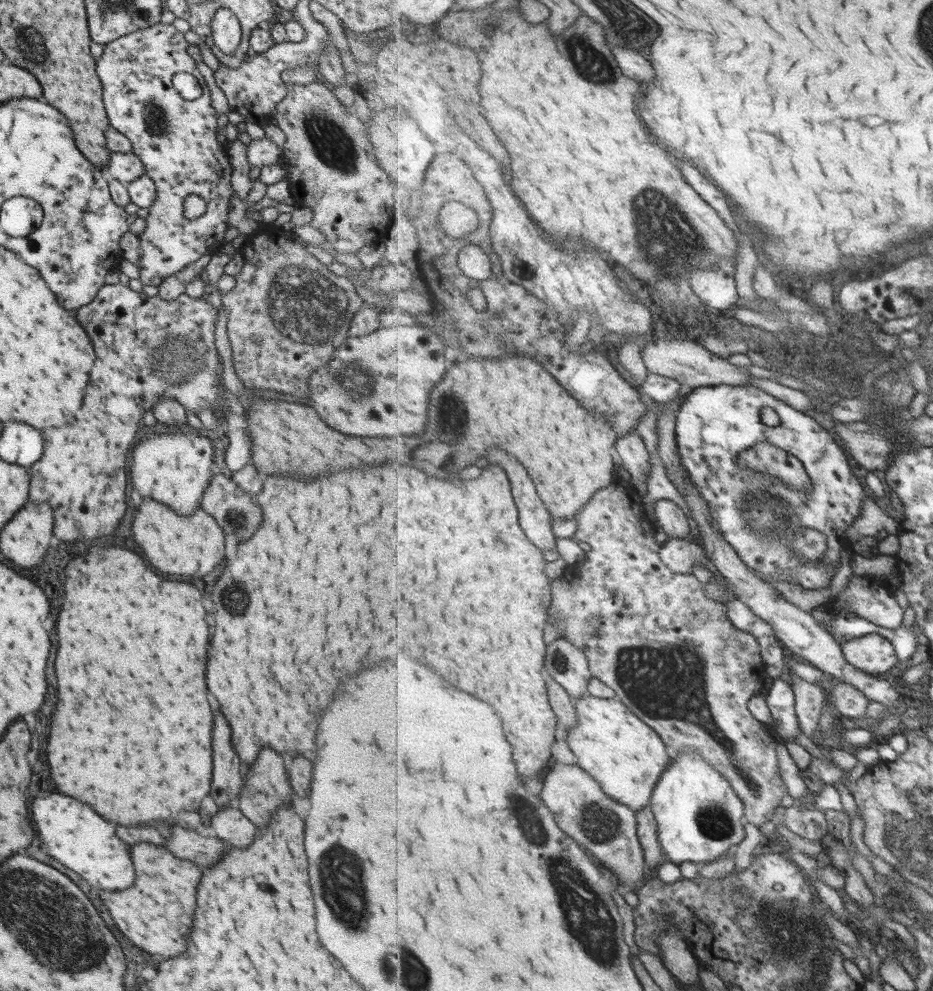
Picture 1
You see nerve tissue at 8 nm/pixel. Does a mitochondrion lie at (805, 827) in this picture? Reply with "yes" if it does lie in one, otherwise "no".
no

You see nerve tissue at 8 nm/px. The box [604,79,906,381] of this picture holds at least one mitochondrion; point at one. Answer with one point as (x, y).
(666, 222)

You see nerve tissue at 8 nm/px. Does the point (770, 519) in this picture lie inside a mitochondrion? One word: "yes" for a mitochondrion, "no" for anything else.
yes

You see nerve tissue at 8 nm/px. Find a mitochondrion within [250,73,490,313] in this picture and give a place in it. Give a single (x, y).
(329, 140)

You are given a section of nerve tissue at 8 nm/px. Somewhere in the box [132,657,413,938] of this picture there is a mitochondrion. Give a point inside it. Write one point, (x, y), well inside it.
(340, 872)

